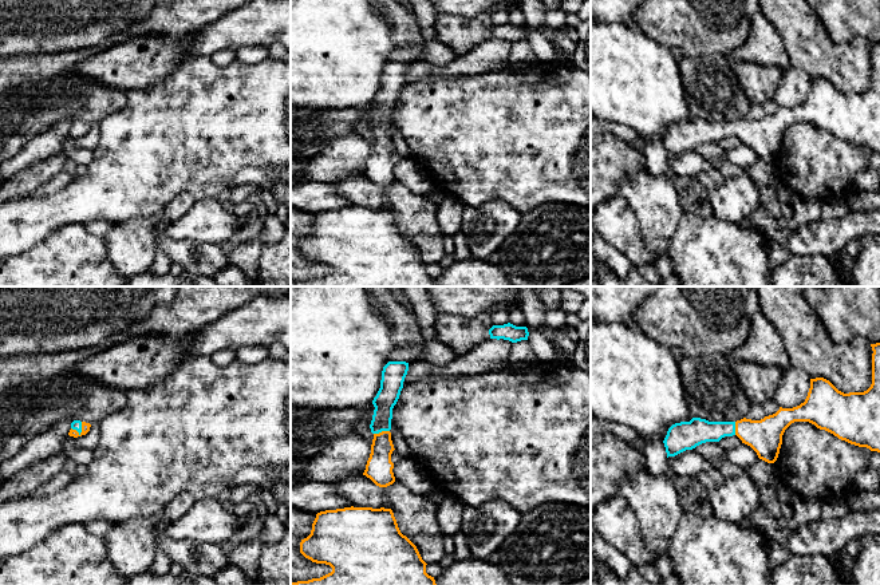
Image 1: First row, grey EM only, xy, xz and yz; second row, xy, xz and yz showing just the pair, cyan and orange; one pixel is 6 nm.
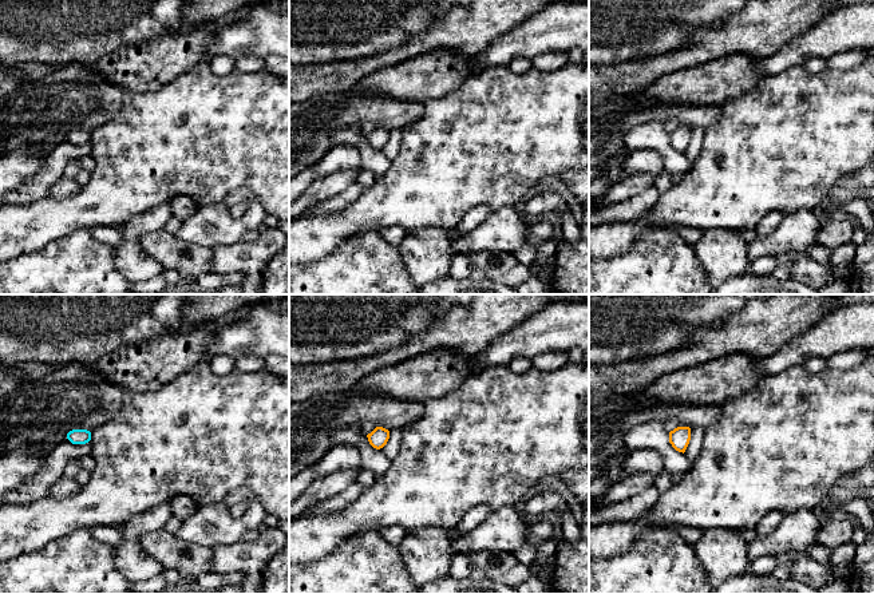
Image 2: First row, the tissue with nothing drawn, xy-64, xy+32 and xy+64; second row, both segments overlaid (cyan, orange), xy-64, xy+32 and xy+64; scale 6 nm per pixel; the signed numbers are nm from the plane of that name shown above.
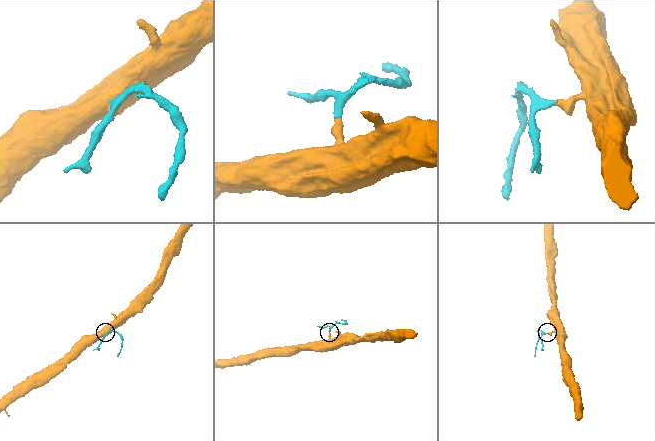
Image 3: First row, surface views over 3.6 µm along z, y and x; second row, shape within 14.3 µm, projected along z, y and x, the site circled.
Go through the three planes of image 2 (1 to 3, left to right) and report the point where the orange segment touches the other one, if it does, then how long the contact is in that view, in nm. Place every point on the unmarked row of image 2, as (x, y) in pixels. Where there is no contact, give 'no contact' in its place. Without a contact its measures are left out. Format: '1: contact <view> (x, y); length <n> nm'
1: no contact
2: no contact
3: no contact

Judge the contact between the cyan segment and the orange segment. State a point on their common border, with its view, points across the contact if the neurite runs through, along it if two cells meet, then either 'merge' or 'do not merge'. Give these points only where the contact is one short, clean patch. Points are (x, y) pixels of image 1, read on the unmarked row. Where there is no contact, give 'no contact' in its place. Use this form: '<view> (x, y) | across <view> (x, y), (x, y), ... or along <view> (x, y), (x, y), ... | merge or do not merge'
xy (81, 129) | across xy (77, 125), (81, 129), (85, 126) | merge

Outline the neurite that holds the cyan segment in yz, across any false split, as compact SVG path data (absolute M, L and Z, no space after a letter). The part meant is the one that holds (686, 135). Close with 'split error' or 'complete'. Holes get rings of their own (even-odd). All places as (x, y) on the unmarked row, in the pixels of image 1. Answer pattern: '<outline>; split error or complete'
M880 43L872 47L872 84L864 92L844 94L824 78L810 79L804 103L782 108L761 120L709 122L692 118L672 124L663 141L667 158L706 142L737 135L759 159L774 163L785 130L794 122L809 122L841 141L880 153Z; split error

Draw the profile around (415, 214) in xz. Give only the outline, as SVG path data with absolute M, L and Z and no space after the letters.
M366 175L342 178L336 185L354 207L391 209L400 233L417 246L426 264L439 264L446 256L435 198L415 194L399 182L379 187Z

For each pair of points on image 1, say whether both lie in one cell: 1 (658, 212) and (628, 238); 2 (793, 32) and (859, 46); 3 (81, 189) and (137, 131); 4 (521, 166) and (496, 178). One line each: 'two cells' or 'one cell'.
1: two cells
2: one cell
3: one cell
4: one cell

